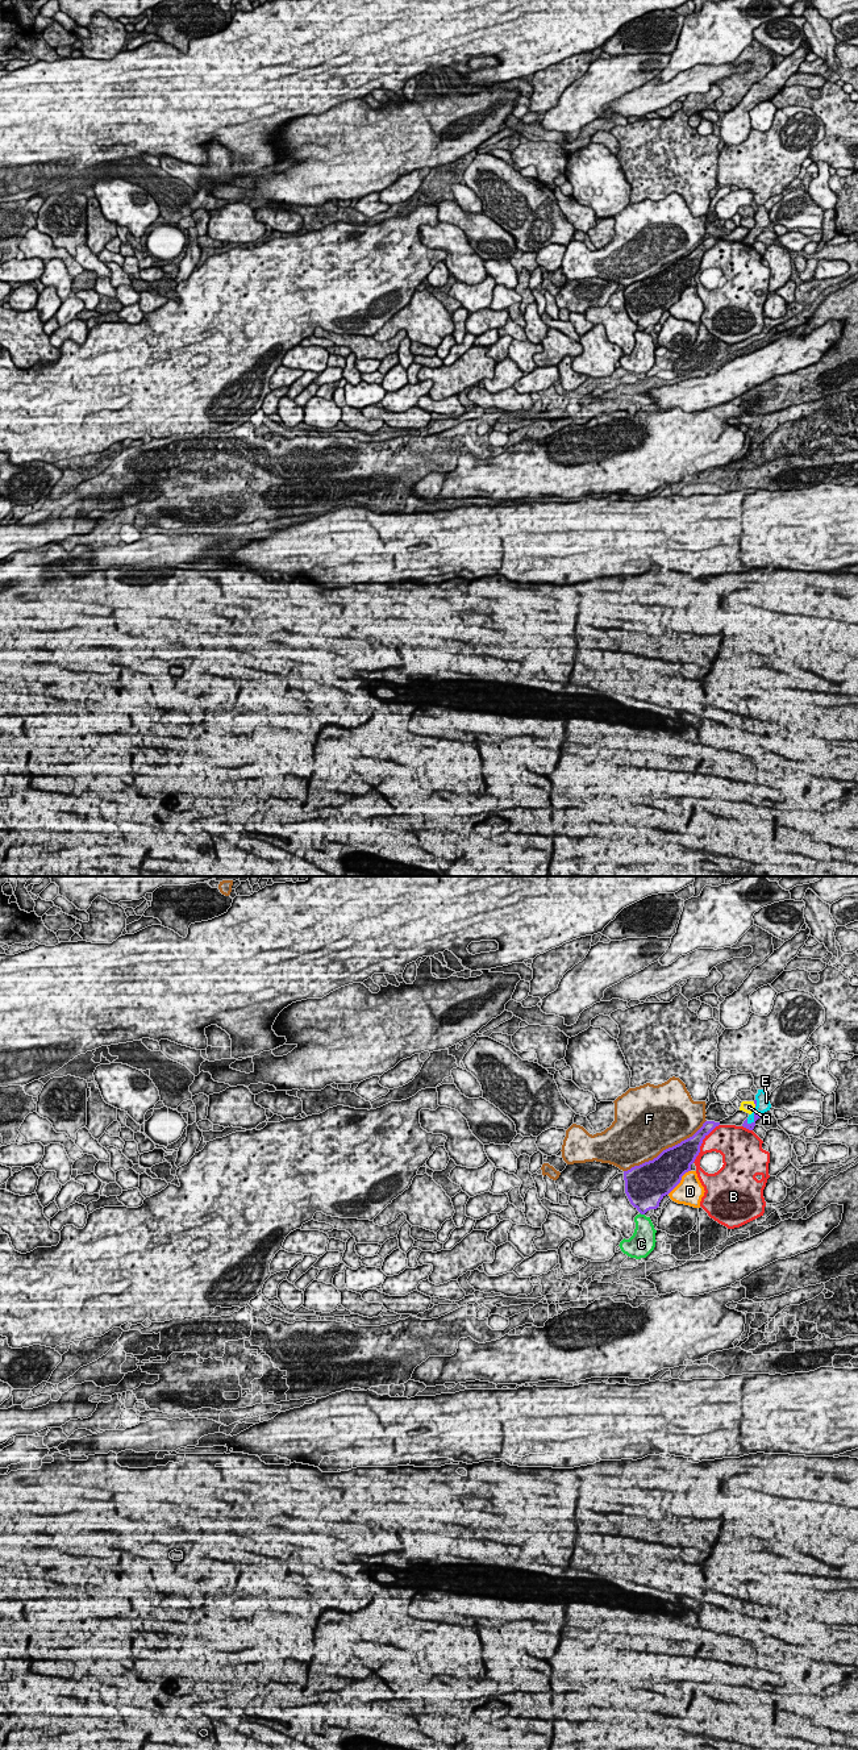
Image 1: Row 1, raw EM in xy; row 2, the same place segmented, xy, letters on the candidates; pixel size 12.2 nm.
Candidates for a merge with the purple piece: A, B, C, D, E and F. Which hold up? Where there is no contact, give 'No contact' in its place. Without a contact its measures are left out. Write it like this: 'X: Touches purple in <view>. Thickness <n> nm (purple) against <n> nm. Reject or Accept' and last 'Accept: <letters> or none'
A: Touches purple in xy. Thickness 30 nm (purple) against 160 nm. Reject
B: Touches purple in xy. Thickness 280 nm (purple) against 320 nm. Reject
C: Touches purple in xy. Thickness 400 nm (purple) against 260 nm. Reject
D: Touches purple in xy. Thickness 460 nm (purple) against 320 nm. Reject
E: Touches purple in xy. Thickness 90 nm (purple) against 90 nm. Accept
F: Touches purple in xy. Thickness 400 nm (purple) against 480 nm. Reject
Accept: E

